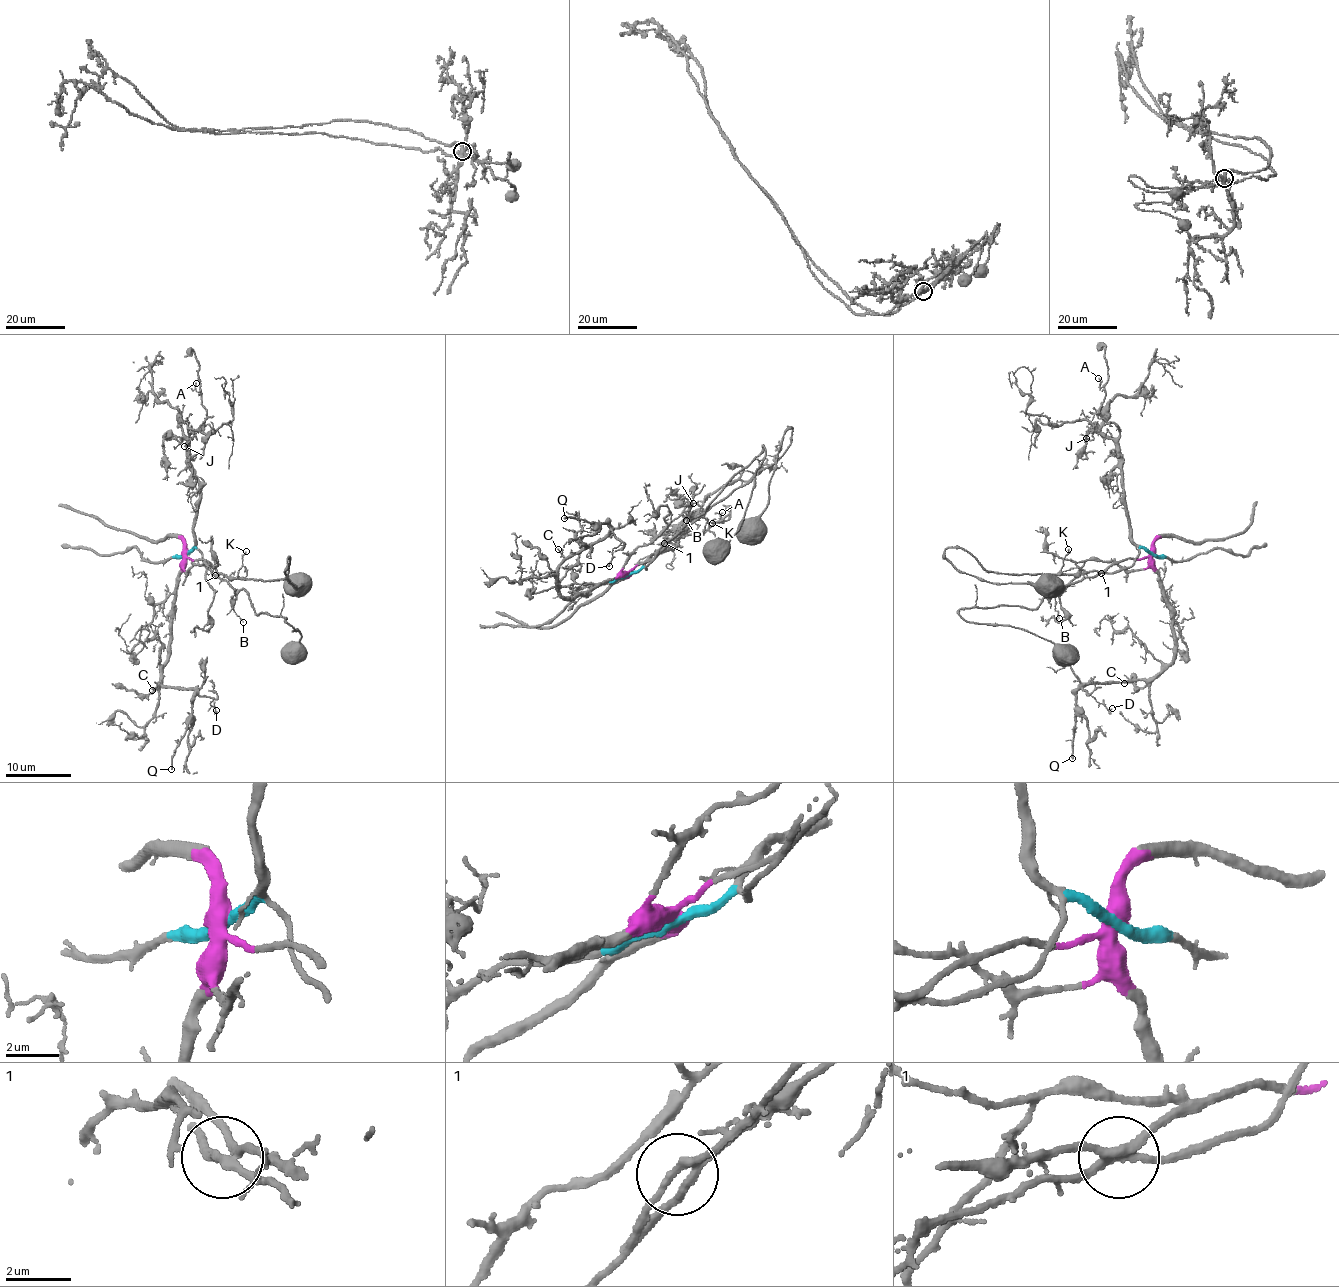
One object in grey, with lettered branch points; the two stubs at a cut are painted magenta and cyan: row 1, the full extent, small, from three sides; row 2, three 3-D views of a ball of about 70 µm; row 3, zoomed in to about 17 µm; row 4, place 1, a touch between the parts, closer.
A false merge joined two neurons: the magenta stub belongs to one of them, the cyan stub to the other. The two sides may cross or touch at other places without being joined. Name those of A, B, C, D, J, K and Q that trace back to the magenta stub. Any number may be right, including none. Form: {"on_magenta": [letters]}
{"on_magenta": ["C", "D", "K", "Q"]}

